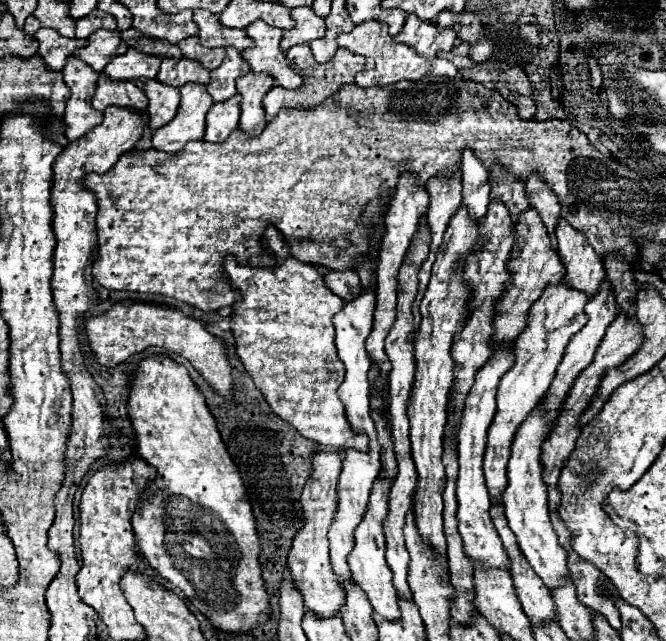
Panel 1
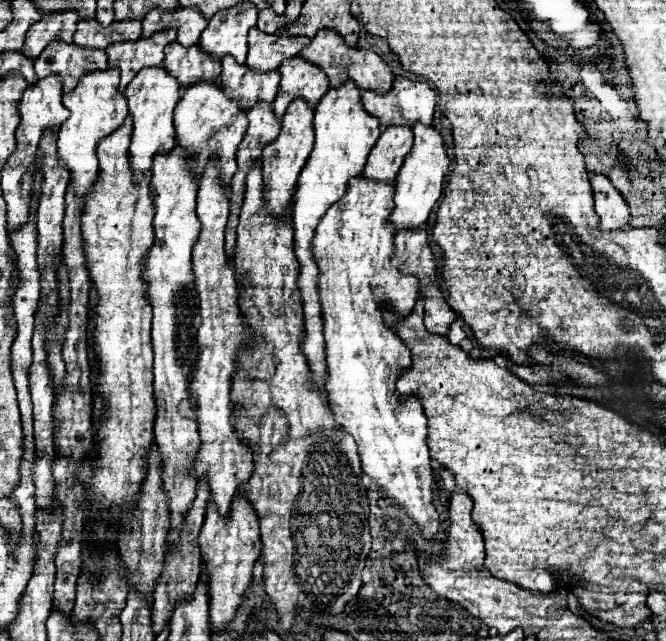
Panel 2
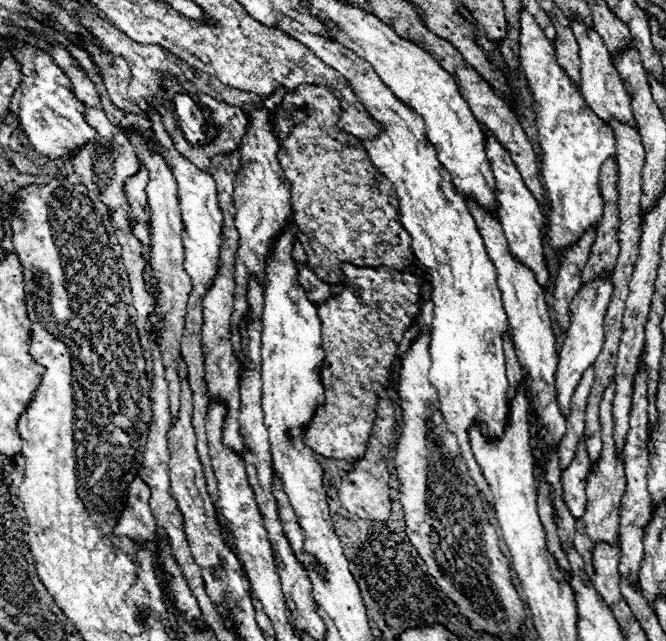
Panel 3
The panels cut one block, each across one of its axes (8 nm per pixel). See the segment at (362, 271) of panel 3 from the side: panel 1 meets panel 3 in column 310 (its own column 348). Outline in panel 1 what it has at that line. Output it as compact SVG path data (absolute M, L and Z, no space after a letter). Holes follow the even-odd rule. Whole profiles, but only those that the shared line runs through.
M226 256L224 270L230 278L230 284L242 294L242 302L234 304L232 316L236 354L242 360L246 372L252 376L254 384L264 394L270 408L282 420L294 424L294 428L304 438L310 438L322 446L330 446L336 450L352 448L358 452L368 452L368 436L350 428L344 404L338 398L338 386L344 380L344 364L336 354L332 318L344 308L342 298L330 292L324 282L324 276L314 266L298 262L296 258L282 260L278 268L250 268L240 266L234 256Z

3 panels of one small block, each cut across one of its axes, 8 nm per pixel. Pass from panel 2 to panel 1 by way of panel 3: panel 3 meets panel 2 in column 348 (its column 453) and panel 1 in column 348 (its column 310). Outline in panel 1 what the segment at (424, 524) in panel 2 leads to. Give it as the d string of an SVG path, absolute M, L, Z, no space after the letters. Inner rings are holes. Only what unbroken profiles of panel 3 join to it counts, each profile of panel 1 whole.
M374 20L354 26L354 30L350 34L342 34L338 38L338 46L346 48L346 50L352 50L354 54L374 58L374 62L376 62L374 70L364 72L364 74L356 74L356 84L362 86L362 88L388 86L388 84L396 84L400 80L420 80L424 76L448 76L448 78L452 78L452 76L458 74L456 66L452 62L448 62L448 60L440 60L440 58L426 60L426 58L420 58L410 46L396 44L388 36L388 26L384 26L380 22L374 22Z

